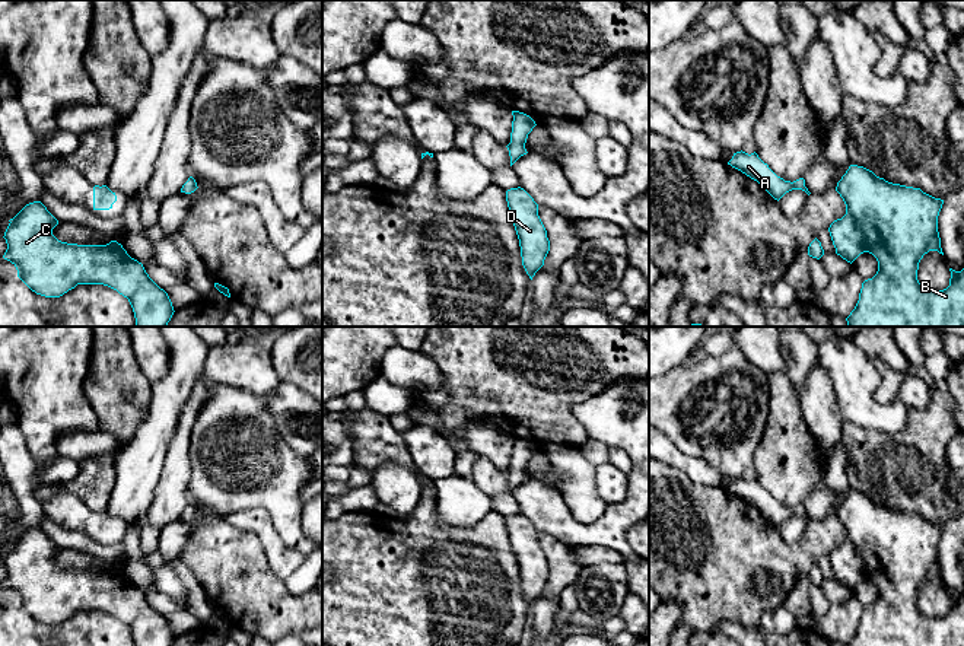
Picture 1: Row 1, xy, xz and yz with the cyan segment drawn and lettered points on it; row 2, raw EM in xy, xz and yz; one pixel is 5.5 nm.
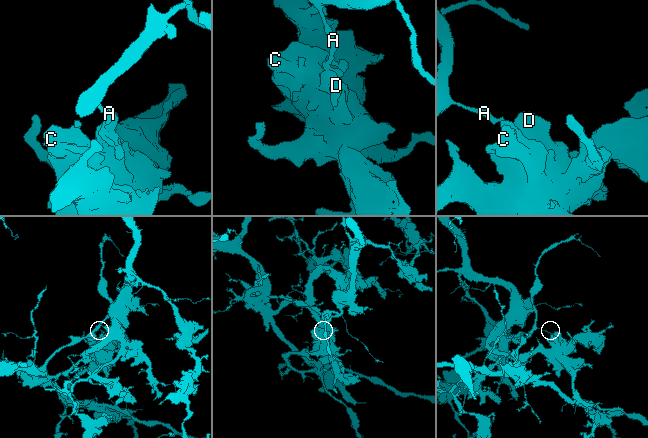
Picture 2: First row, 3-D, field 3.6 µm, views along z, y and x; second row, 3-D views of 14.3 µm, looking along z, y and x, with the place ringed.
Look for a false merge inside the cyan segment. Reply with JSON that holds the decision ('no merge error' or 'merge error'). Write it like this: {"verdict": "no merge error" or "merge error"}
{"verdict": "merge error"}

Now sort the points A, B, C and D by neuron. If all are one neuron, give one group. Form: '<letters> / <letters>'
A / B C D

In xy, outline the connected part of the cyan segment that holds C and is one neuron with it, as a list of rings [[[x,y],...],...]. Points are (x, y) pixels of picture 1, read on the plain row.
[[[41,528],[26,531],[9,547],[4,559],[7,576],[3,582],[16,596],[18,604],[36,621],[60,624],[77,611],[104,611],[128,626],[136,646],[171,646],[174,633],[168,620],[146,599],[141,589],[131,585],[121,570],[77,572],[58,567],[53,556],[58,547]]]

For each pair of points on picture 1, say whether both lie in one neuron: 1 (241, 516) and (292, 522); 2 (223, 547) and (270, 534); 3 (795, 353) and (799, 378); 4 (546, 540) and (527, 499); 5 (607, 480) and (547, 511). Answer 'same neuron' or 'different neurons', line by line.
1: different neurons
2: different neurons
3: same neuron
4: different neurons
5: different neurons

